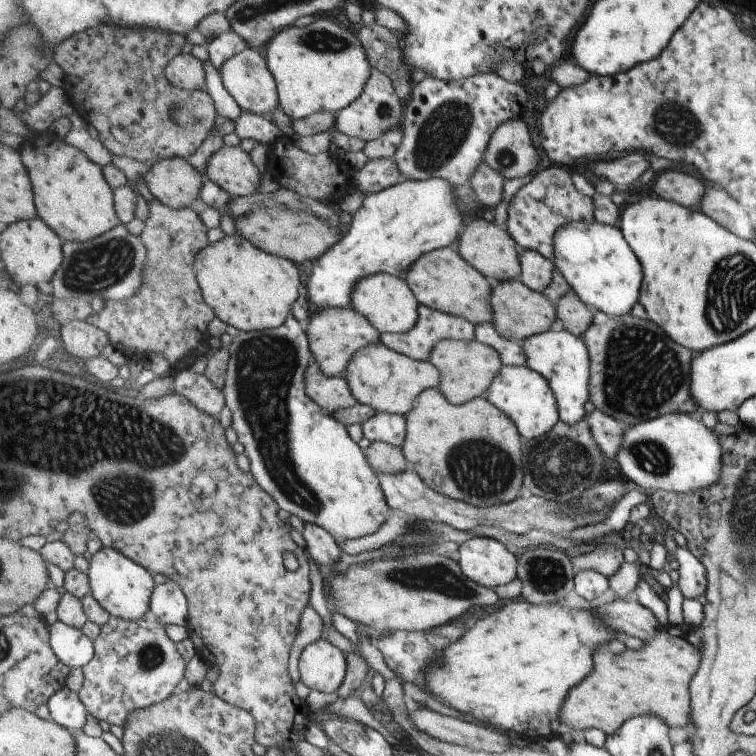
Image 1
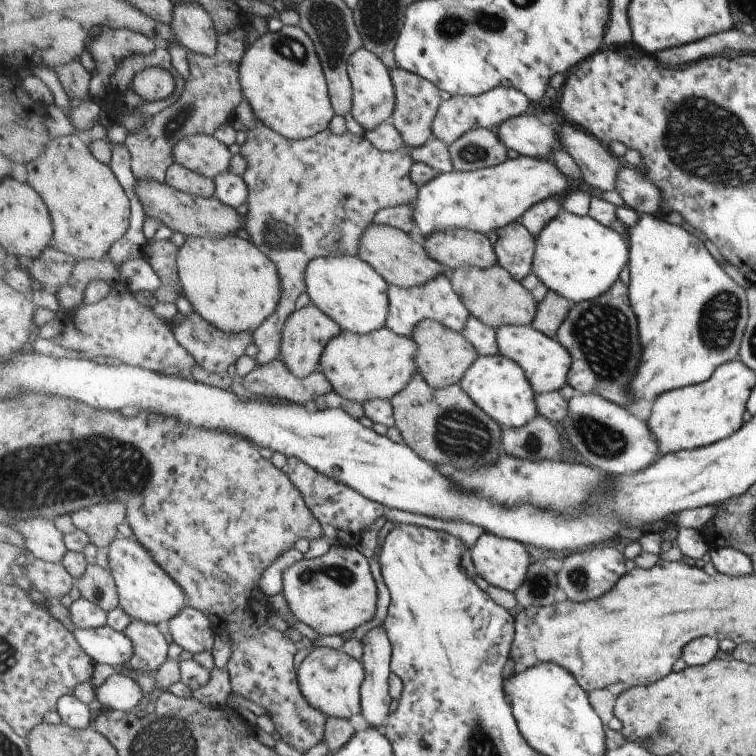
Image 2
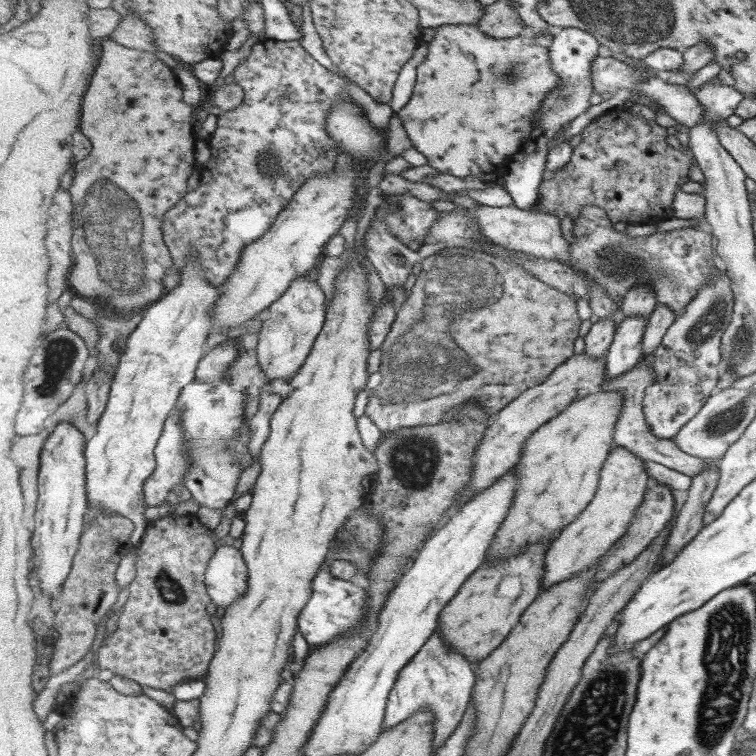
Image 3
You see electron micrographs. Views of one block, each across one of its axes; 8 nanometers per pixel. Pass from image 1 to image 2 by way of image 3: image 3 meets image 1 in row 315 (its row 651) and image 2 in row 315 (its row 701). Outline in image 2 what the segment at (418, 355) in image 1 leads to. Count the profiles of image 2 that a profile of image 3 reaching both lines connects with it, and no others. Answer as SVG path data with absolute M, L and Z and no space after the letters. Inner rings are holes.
M447 273L437 276L435 280L429 280L423 286L415 286L415 288L390 285L389 298L390 308L386 325L399 336L407 336L407 338L412 337L417 324L425 320L437 320L454 331L462 333L471 315L468 306L465 306L463 299L453 288L452 279Z

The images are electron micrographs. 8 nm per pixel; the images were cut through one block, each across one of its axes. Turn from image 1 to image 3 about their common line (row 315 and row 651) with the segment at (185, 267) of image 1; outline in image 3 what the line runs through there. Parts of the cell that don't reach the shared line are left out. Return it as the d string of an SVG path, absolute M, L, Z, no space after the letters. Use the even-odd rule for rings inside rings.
M169 514L161 520L151 521L137 551L137 574L130 582L130 591L117 620L116 629L104 637L98 653L100 670L113 670L121 677L134 679L145 686L173 690L179 682L193 682L208 674L216 656L217 630L209 618L207 606L212 602L206 586L206 572L217 546L211 538L212 530L193 515Z

